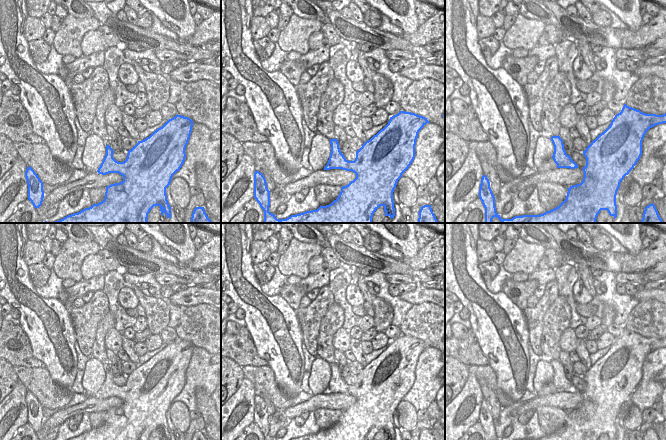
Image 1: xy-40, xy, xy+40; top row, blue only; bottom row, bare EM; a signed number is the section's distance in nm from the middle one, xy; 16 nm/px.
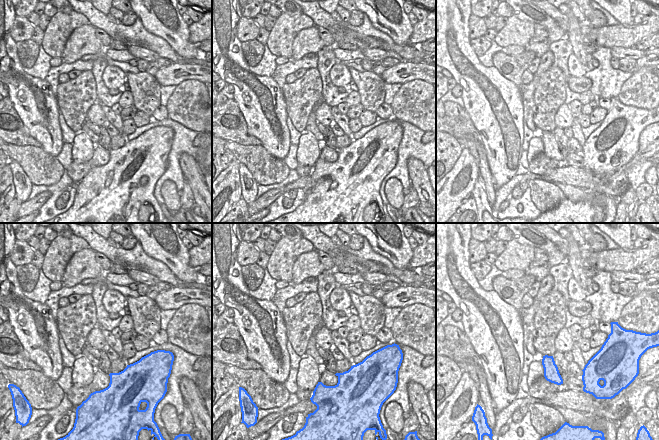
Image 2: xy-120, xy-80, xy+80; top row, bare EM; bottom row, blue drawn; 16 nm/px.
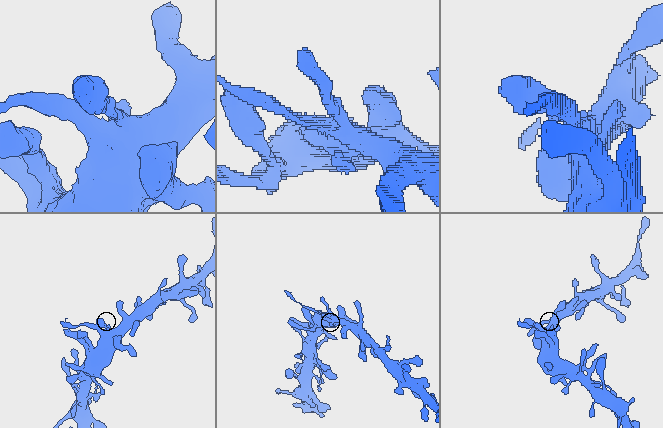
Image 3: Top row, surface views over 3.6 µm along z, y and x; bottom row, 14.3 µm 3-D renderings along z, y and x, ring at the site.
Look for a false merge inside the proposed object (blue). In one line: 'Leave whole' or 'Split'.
Leave whole

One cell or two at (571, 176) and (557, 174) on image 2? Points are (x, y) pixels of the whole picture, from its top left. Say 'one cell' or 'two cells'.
one cell

